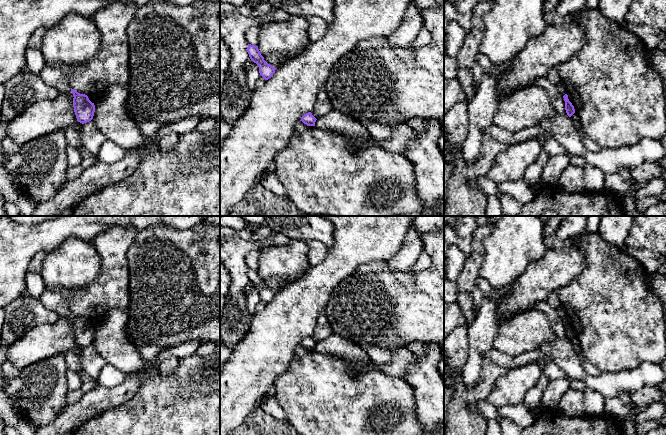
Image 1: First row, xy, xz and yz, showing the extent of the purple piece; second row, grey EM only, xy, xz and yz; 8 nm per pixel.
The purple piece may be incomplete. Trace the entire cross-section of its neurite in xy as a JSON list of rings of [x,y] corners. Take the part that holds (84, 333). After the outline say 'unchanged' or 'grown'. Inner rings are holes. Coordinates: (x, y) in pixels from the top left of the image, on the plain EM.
[[[113,308],[109,311],[107,318],[98,324],[95,328],[92,327],[88,320],[80,318],[71,312],[73,317],[73,331],[77,345],[84,348],[92,343],[96,347],[97,352],[105,359],[105,362],[115,366],[123,373],[132,373],[145,369],[148,362],[144,361],[139,352],[139,348],[129,341],[125,332],[125,323],[127,314],[119,308]]]; grown

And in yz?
[[[565,318],[563,320],[563,322],[564,322],[564,325],[565,325],[566,337],[571,342],[571,344],[572,344],[572,346],[574,348],[574,351],[576,352],[576,354],[579,356],[582,353],[581,344],[580,344],[578,338],[575,336],[574,330],[569,325],[568,319]]]; grown

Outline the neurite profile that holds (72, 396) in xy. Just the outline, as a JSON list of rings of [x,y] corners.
[[[79,390],[68,391],[66,394],[66,402],[67,404],[73,404],[81,399],[83,396],[83,392]]]

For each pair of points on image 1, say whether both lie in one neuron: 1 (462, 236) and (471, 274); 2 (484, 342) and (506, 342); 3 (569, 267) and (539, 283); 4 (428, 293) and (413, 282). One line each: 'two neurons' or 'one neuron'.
1: two neurons
2: two neurons
3: one neuron
4: one neuron

